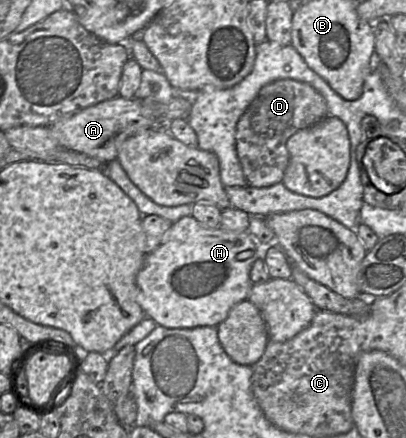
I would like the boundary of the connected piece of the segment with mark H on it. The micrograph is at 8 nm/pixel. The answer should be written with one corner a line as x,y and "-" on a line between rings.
192,215
183,217
167,230
160,245
147,254
136,277
136,301
146,317
166,328
217,327
236,304
247,299
253,285
249,278
251,266
255,260
264,258
269,246
273,245
263,244
249,231
207,228

